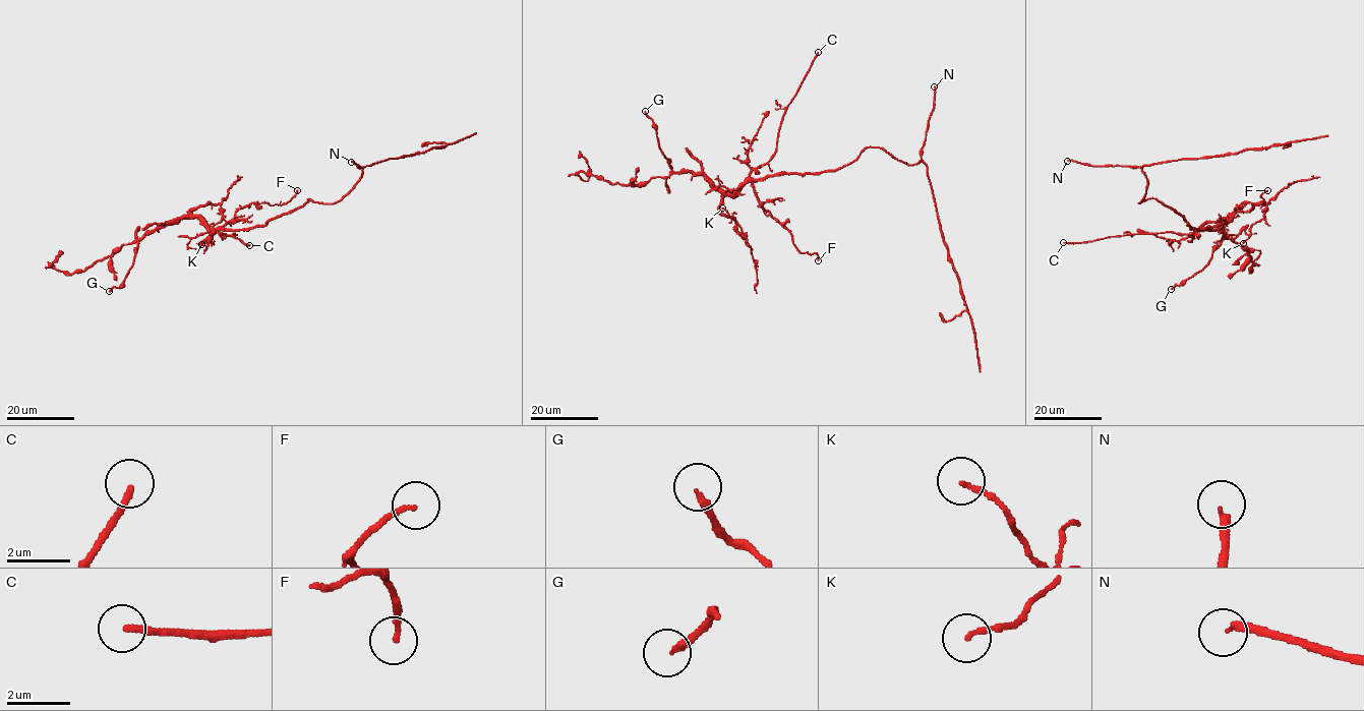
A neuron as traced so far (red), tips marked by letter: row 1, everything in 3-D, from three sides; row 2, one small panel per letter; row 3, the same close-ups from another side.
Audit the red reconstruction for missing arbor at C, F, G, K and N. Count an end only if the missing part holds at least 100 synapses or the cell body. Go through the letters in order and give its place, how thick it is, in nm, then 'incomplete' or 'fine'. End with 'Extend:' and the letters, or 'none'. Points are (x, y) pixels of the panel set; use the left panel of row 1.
C: (249, 245) | 200 nm | incomplete
F: (297, 190) | 150 nm | fine
G: (109, 291) | 200 nm | fine
K: (201, 244) | 140 nm | fine
N: (351, 162) | 240 nm | incomplete
Extend: C, N

